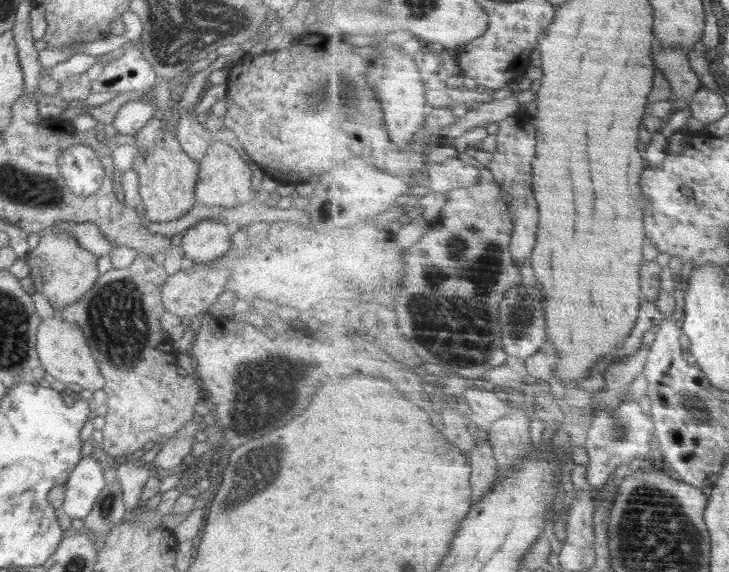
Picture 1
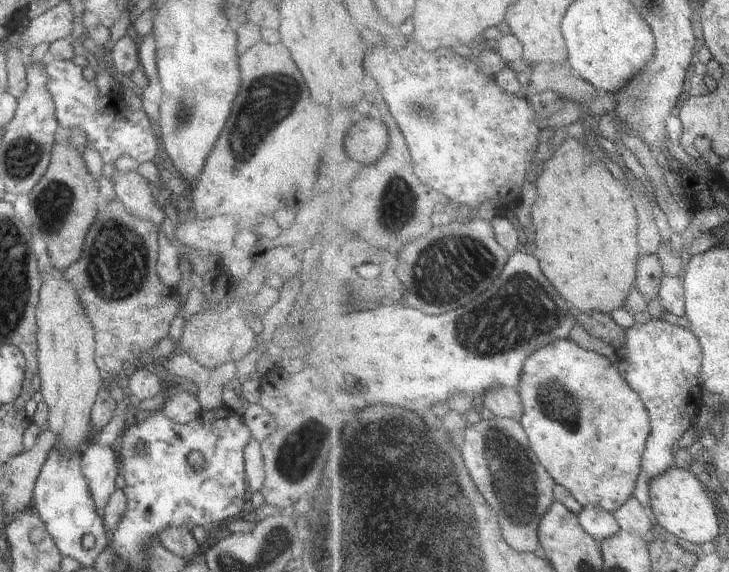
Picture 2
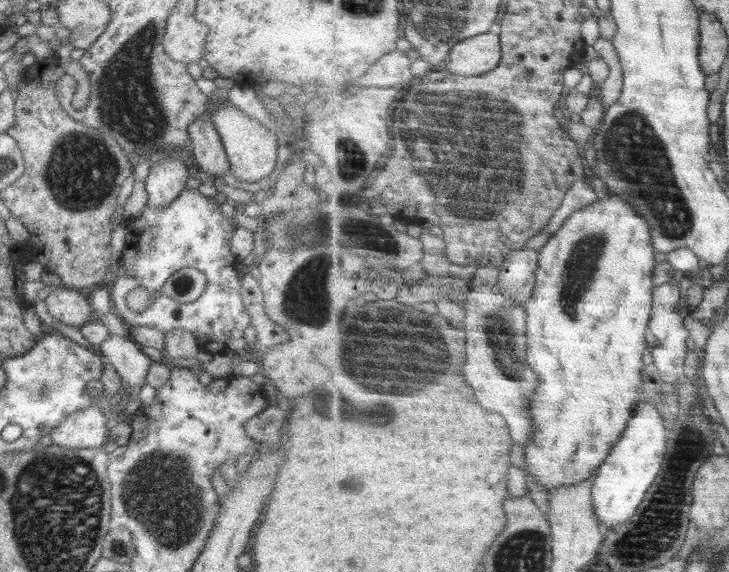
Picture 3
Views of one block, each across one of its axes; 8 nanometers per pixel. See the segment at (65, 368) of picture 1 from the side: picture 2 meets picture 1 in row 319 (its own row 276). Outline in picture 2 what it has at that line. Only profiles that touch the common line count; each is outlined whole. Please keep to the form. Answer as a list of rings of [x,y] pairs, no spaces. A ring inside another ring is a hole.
[[[56,269],[42,281],[37,319],[37,362],[42,380],[43,403],[48,407],[48,429],[59,439],[57,445],[64,453],[82,452],[90,425],[91,411],[105,377],[96,367],[95,339],[84,316],[74,288],[56,278]]]

